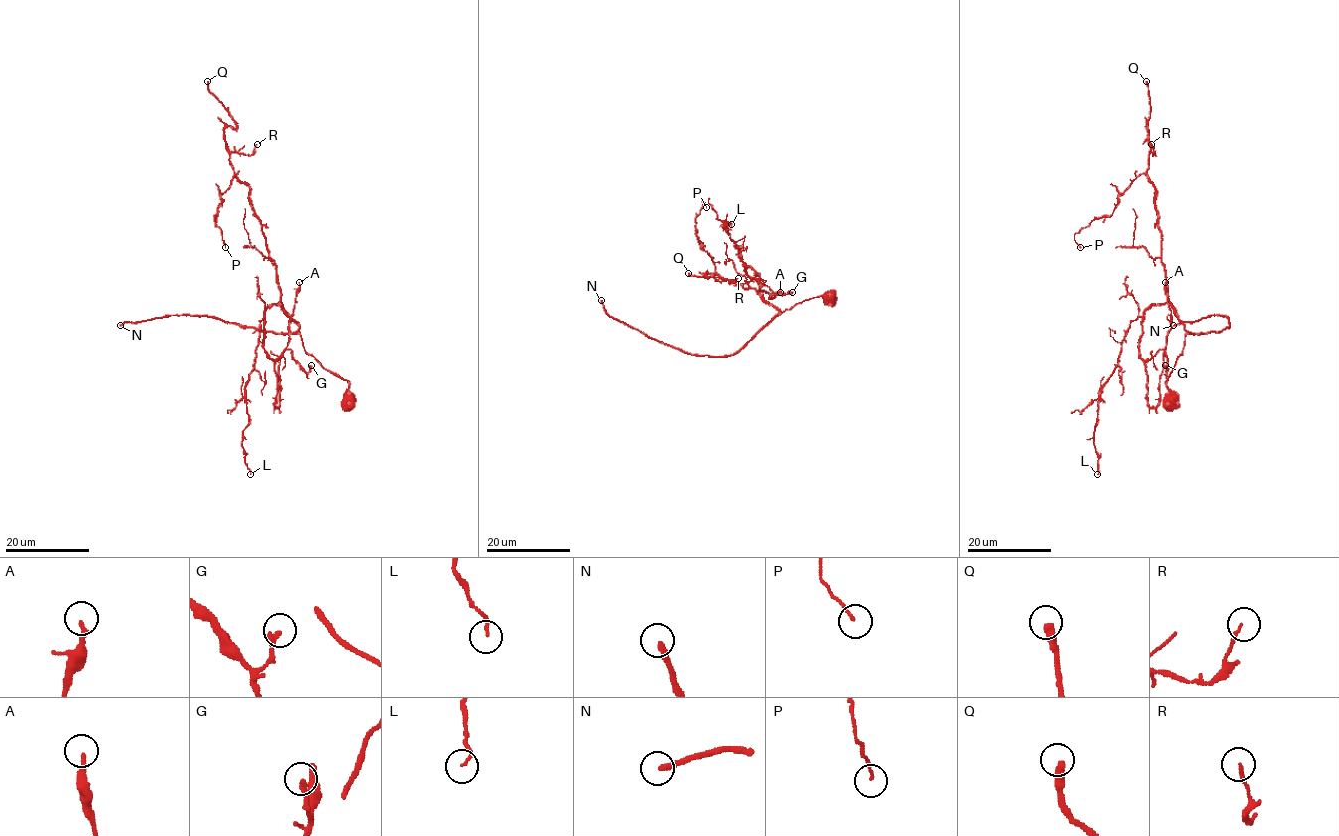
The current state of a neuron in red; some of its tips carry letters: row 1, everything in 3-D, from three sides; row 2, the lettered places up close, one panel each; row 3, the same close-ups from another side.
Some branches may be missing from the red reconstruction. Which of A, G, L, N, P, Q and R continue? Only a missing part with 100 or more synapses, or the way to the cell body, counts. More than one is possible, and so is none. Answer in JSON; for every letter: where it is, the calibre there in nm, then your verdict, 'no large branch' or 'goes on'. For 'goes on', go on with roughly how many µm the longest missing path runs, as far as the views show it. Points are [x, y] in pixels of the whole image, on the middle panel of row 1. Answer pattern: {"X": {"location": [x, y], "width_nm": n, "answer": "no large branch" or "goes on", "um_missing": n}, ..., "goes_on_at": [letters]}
{"A": {"location": [780, 292], "width_nm": 200, "answer": "no large branch"}, "G": {"location": [792, 292], "width_nm": 240, "answer": "no large branch"}, "L": {"location": [731, 224], "width_nm": 110, "answer": "no large branch"}, "N": {"location": [601, 300], "width_nm": 280, "answer": "goes on", "um_missing": 250}, "P": {"location": [706, 207], "width_nm": 100, "answer": "no large branch"}, "Q": {"location": [688, 273], "width_nm": 360, "answer": "no large branch"}, "R": {"location": [738, 278], "width_nm": 140, "answer": "no large branch"}, "goes_on_at": ["N"]}

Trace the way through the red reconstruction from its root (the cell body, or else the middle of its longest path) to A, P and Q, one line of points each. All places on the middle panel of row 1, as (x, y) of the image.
A: (829, 296), (806, 299), (781, 313), (760, 295), (744, 266), (759, 274), (760, 290), (770, 298), (780, 292)
P: (829, 296), (806, 299), (781, 313), (755, 289), (723, 279), (696, 236), (703, 201), (706, 207)
Q: (829, 296), (829, 292), (806, 299), (781, 313), (755, 289), (737, 285), (717, 274), (697, 277), (688, 273)

